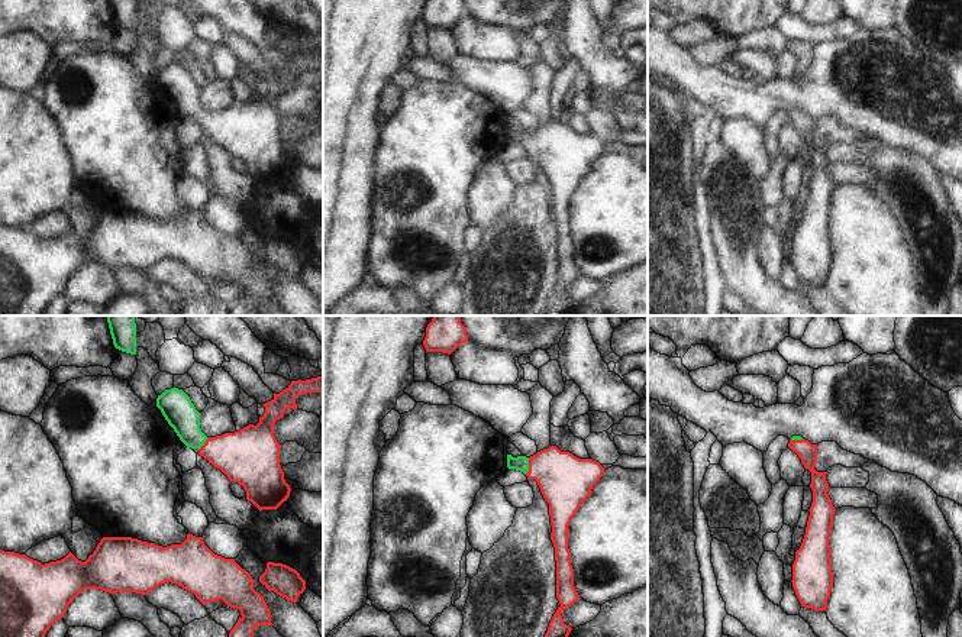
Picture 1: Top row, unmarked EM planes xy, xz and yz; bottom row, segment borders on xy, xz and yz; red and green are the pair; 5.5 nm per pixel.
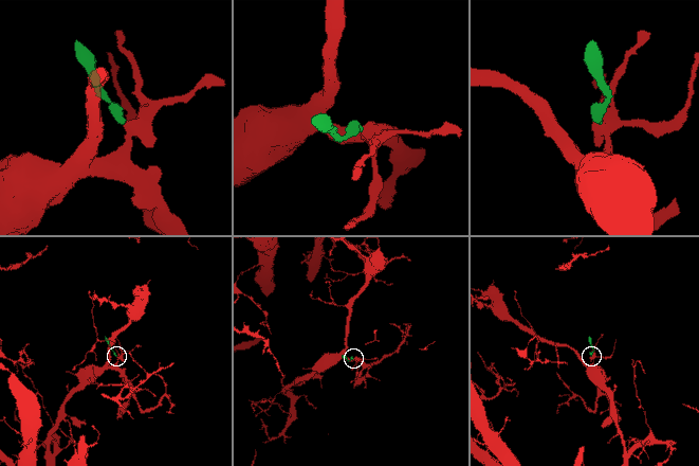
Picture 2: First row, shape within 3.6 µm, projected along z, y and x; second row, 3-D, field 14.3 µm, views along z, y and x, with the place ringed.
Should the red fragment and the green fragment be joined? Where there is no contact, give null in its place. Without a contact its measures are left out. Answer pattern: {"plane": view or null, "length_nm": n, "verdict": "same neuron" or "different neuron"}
{"plane": "xz", "length_nm": 100, "verdict": "same neuron"}

